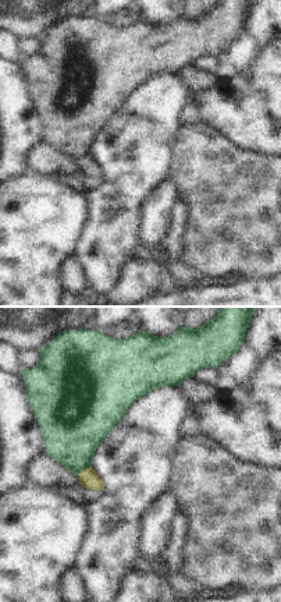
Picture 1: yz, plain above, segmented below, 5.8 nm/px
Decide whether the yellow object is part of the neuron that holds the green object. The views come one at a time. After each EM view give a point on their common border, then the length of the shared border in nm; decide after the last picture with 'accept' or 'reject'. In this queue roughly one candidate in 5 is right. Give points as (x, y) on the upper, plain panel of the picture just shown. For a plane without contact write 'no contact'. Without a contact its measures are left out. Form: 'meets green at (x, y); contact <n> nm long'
meets green at (84, 156); contact 100 nm long

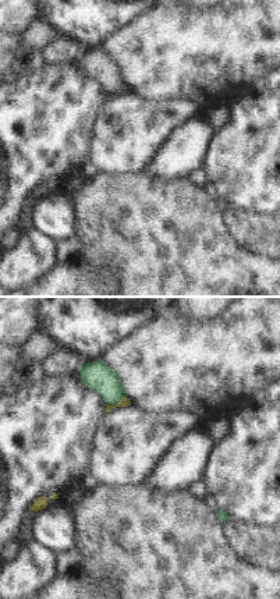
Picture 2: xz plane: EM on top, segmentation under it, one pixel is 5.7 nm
meets green at (117, 89); contact 130 nm long

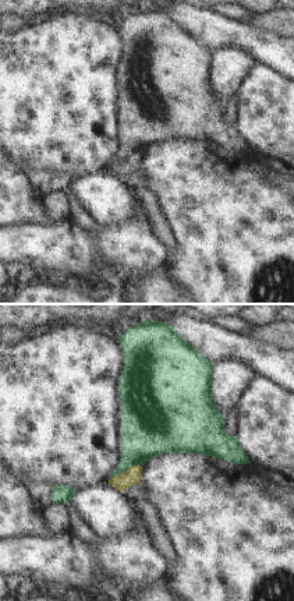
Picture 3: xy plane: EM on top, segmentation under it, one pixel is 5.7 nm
meets green at (126, 158); contact 200 nm long

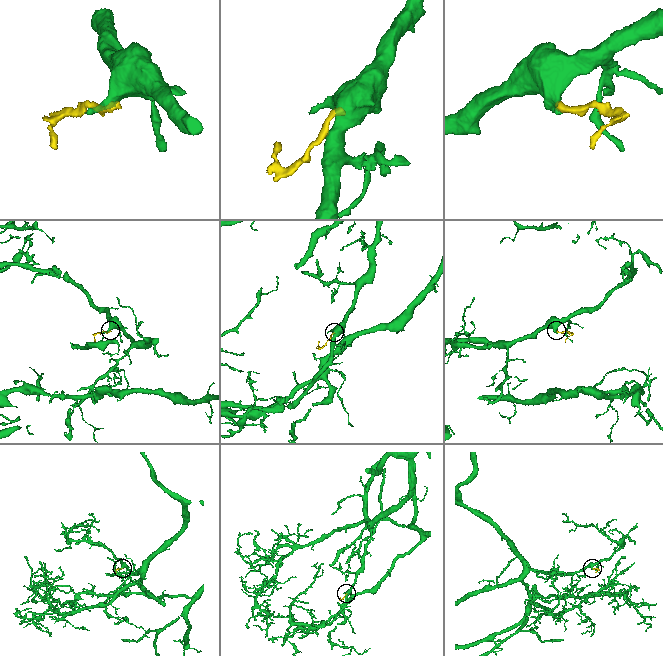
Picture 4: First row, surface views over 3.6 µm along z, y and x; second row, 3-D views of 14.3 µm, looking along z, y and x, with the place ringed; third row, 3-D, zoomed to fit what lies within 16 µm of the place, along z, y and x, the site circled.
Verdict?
reject

